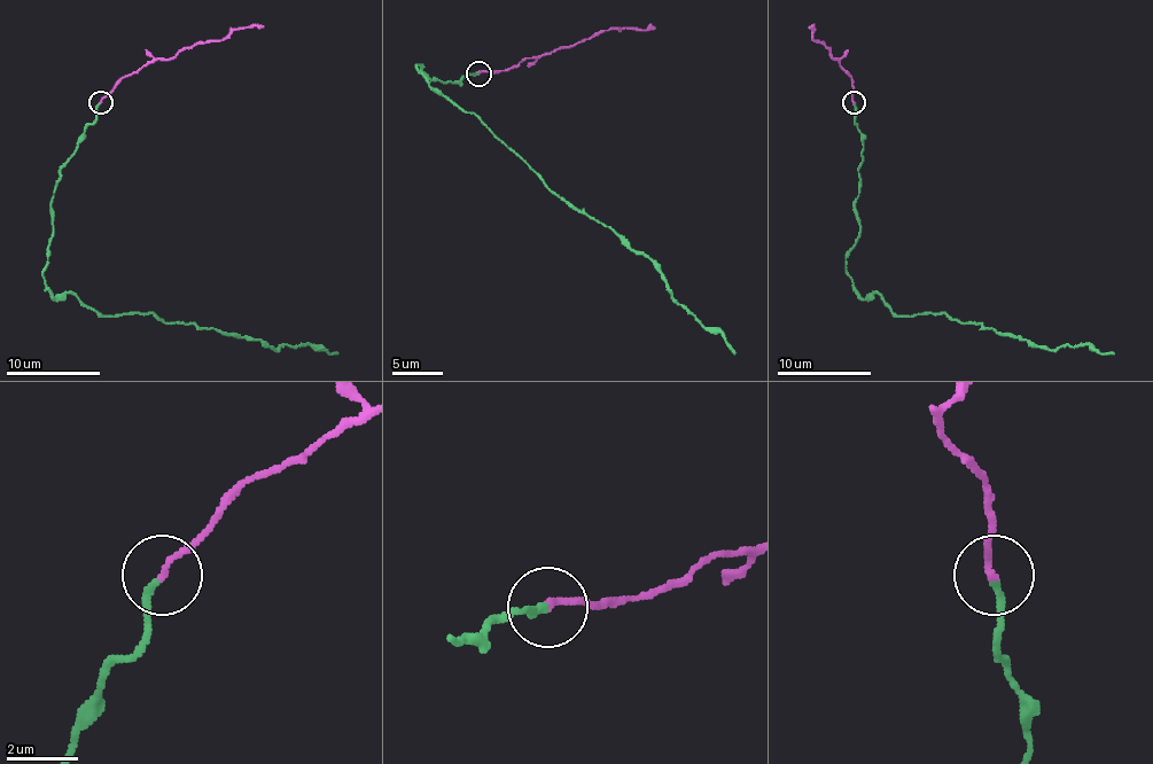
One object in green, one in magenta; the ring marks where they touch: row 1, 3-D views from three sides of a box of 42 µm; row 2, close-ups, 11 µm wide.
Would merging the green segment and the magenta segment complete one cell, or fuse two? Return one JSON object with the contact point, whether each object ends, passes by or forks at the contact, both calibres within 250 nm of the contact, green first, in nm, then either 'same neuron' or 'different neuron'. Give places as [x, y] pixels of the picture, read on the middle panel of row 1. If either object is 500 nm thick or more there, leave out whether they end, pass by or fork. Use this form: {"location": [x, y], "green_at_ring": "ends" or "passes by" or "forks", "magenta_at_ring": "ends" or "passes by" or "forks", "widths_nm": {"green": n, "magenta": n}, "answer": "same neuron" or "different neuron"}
{"location": [478, 73], "green_at_ring": "ends", "magenta_at_ring": "ends", "widths_nm": {"green": 220, "magenta": 170}, "answer": "same neuron"}

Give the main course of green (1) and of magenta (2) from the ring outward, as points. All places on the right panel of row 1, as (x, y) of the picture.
1: (854, 102), (854, 288), (897, 316), (1113, 351)
2: (854, 102), (854, 82), (839, 61), (813, 39), (811, 28)

